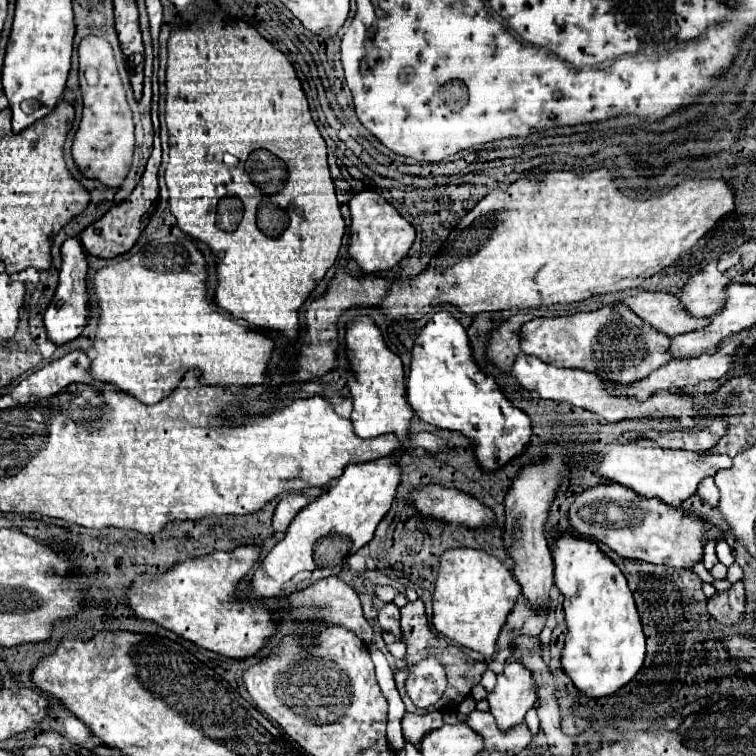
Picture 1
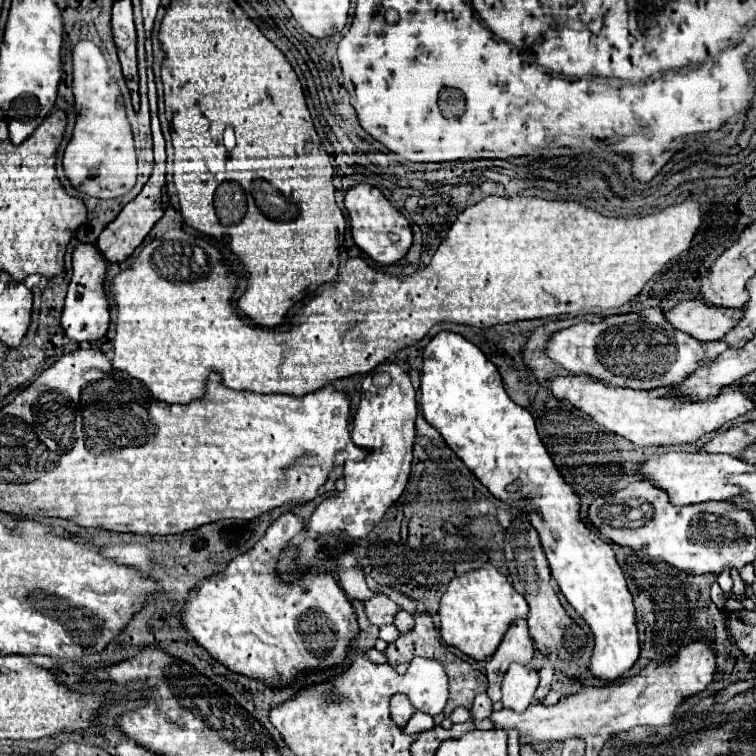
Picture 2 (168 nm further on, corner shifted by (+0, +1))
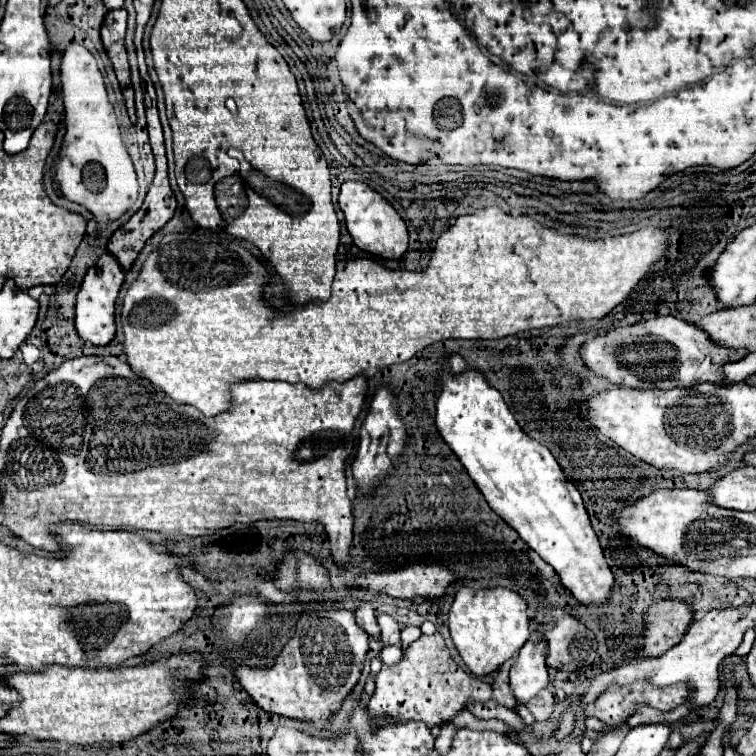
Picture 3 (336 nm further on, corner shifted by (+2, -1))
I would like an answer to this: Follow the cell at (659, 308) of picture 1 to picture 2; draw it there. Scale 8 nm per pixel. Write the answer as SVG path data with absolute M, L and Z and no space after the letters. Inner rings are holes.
M696 298L680 302L674 310L666 312L666 318L676 330L682 330L702 342L714 342L722 340L734 328L738 318L742 318L742 308L710 306Z

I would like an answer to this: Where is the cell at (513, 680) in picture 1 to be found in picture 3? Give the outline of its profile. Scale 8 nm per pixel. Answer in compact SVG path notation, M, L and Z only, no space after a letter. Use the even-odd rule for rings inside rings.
M540 626L528 638L528 642L520 648L516 664L510 668L510 690L520 704L526 704L534 698L542 688L548 686L548 670L544 662L546 646L540 632L546 632L548 626Z

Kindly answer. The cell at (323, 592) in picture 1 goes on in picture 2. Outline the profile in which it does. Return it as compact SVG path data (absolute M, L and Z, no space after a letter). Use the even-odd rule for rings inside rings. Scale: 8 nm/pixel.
M374 594L366 604L364 604L366 616L374 626L384 626L392 624L394 616L398 612L398 606L384 594Z

